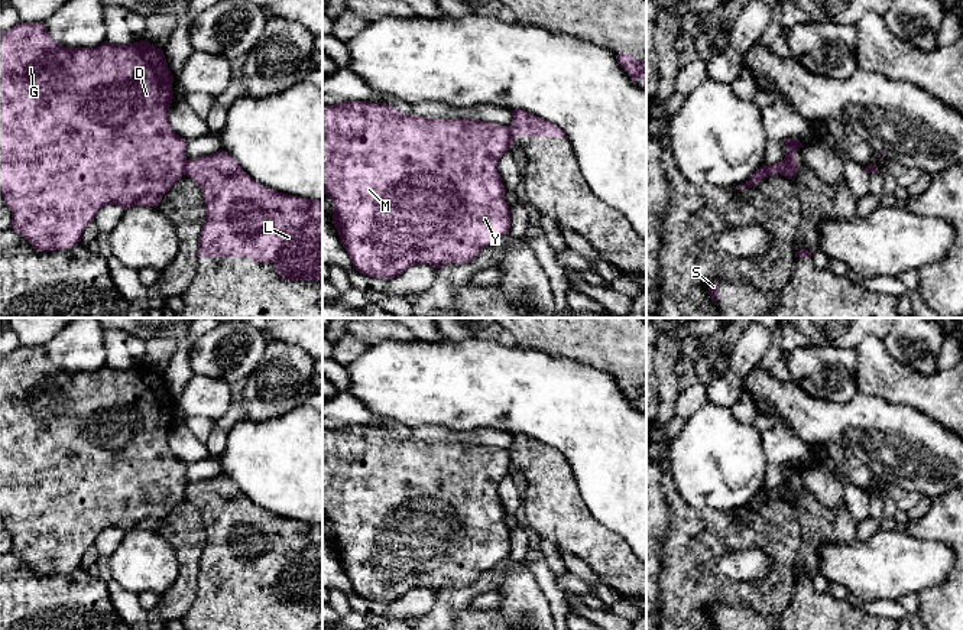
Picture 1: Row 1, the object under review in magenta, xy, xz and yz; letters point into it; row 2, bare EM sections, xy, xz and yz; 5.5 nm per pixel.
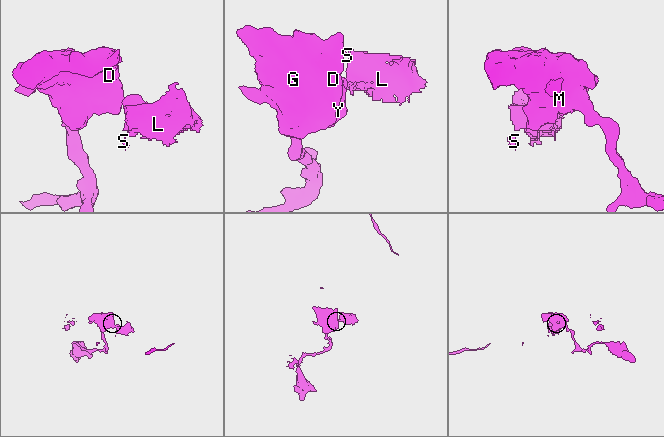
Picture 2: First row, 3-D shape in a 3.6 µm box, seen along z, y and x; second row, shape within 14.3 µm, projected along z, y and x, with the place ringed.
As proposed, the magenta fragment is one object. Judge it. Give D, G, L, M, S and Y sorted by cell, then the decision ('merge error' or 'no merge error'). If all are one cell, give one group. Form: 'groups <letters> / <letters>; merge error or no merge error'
groups D G M Y / L S; merge error

